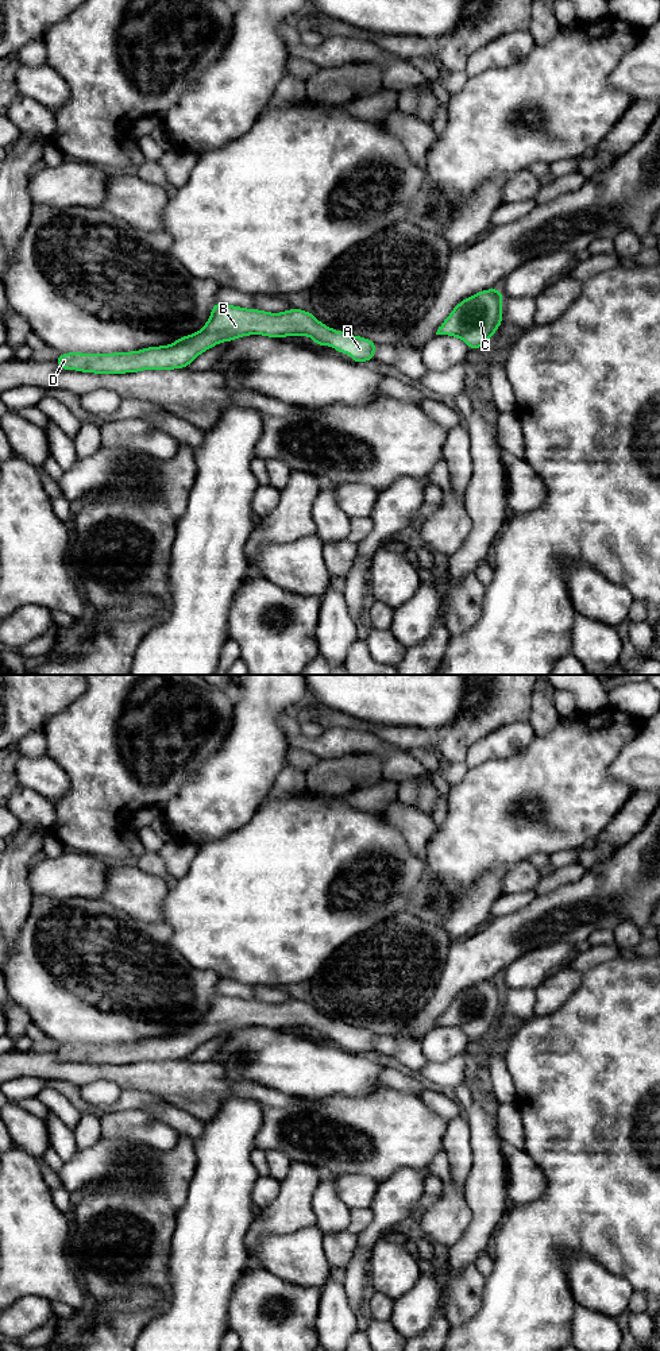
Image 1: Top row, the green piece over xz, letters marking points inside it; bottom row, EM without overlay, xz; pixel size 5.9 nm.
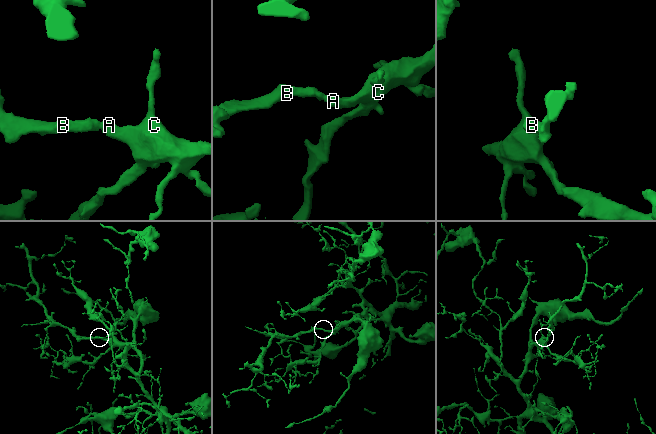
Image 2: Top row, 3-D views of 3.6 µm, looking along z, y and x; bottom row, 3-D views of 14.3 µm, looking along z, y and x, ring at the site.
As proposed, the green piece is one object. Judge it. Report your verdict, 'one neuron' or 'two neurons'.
one neuron

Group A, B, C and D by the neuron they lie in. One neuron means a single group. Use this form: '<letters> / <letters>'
A B C D

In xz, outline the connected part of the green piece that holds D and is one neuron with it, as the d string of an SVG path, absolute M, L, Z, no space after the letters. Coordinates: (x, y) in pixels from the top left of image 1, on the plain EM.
M216 993L207 1015L198 1023L177 1030L170 1037L113 1045L69 1043L61 1045L55 1053L62 1061L94 1065L186 1059L200 1045L216 1035L248 1026L275 1030L309 1027L316 1032L316 1038L332 1037L336 1043L351 1045L354 1054L373 1051L377 1039L377 1035L366 1028L324 1016L312 1003L289 1000L282 1004L270 1004Z

